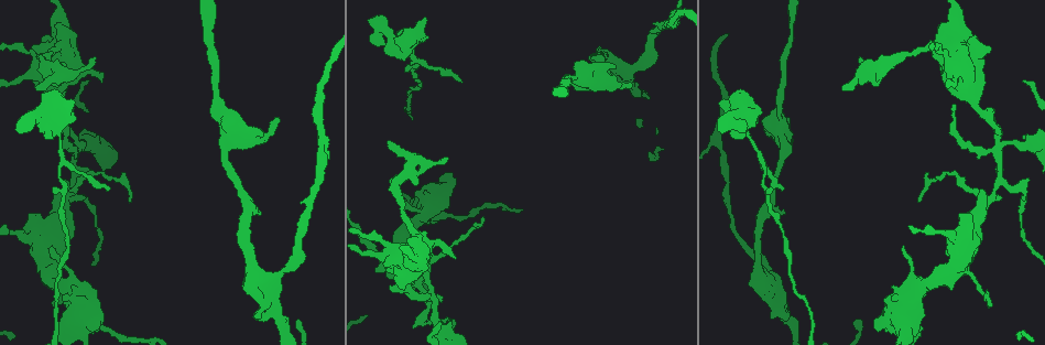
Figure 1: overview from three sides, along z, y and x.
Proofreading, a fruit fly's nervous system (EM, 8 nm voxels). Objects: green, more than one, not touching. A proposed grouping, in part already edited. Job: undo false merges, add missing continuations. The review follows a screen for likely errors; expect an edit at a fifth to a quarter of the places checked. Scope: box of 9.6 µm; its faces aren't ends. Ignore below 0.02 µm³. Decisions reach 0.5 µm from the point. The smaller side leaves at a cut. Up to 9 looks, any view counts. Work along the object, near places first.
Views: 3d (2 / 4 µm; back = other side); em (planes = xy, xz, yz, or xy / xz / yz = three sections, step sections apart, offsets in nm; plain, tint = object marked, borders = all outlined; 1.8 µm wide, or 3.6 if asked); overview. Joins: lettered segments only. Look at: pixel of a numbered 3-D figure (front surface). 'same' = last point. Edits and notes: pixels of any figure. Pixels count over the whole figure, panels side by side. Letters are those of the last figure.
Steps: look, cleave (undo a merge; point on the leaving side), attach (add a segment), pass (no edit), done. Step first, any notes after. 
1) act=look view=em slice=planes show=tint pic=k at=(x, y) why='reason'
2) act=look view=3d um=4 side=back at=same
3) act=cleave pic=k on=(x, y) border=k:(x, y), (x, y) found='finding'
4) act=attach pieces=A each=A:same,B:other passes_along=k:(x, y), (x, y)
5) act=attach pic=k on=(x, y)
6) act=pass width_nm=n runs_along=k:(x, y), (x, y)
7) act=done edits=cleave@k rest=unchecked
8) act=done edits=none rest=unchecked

act=look view=3d um=4 pic=1 at=(53, 124) why='thick turns thin'

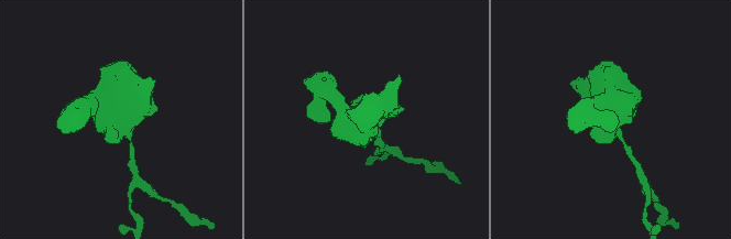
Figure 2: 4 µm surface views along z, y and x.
act=look view=em um=3.6 slice=xy step=16 show=tint pic=2 at=(121, 120)

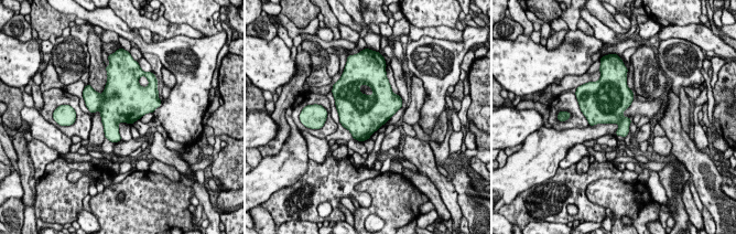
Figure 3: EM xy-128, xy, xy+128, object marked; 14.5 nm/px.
act=look view=em um=3.6 slice=planes show=borders at=same why='another direction'

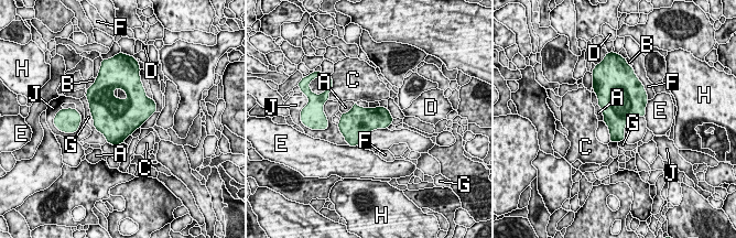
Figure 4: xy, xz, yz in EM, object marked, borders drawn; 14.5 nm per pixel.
act=pass each=A:other,B:other,C:other,D:other,E:other,F:other,G:other,H:other,J:other border=4:(603, 121), (608, 129), (610, 141) found='one cell here'

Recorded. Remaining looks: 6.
act=look view=em um=3.6 slice=yz step=16 show=borders pic=1 at=(957, 63)

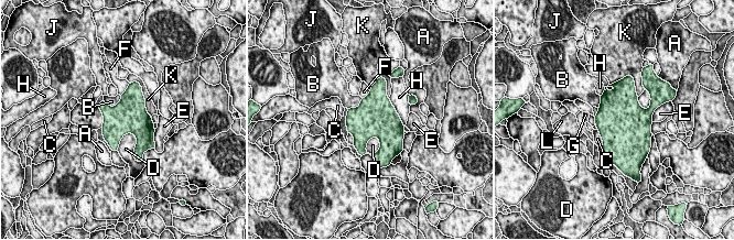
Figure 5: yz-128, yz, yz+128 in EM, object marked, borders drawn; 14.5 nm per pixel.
act=pass width_nm=500 longest_contact=K:550nm each=A:other,B:other,C:other,D:other,E:other,F:other,G:other,H:other,J:other,K:other,L:other found='one cell here'

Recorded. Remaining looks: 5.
act=look view=em slice=planes show=tint pic=1 at=(997, 138)

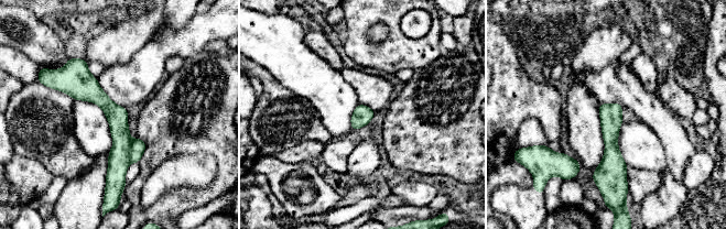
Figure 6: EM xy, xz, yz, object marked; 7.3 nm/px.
act=look view=em slice=planes show=borders at=same why='see the neighbours'

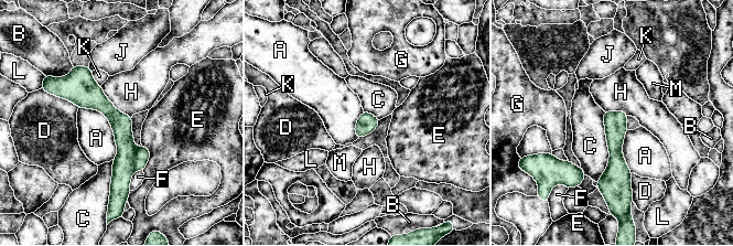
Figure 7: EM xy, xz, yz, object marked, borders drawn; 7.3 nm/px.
act=cleave pic=7 on=(142, 154) width_nm=140 each=A:other,B:other,C:other,D:other,E:other,F:other,G:other,H:other,J:other,K:other,L:other,M:other border=7:(137, 149), (133, 156), (133, 169) found='a second cell is stuck on'

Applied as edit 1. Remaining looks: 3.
act=look view=3d um=2 pic=1 at=(52, 245)

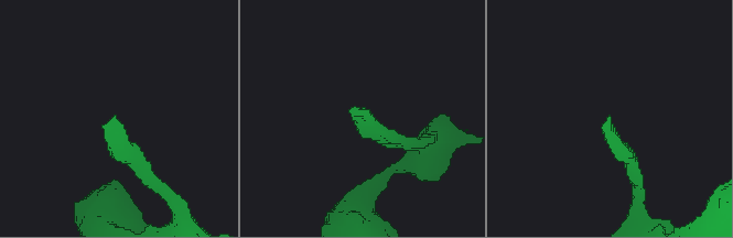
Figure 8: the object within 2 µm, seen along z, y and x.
act=look view=em slice=planes show=borders pic=8 at=(362, 115) why='need the tissue'

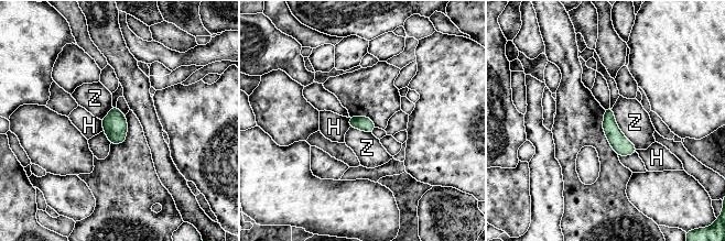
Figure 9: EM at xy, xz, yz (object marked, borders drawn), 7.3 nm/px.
act=pass width_nm=100 each=H:other,Z:other border=9:(612, 108), (617, 127), (637, 149) found='none of them fits'

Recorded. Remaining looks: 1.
act=done edits=cleave@7 rest=unchecked

